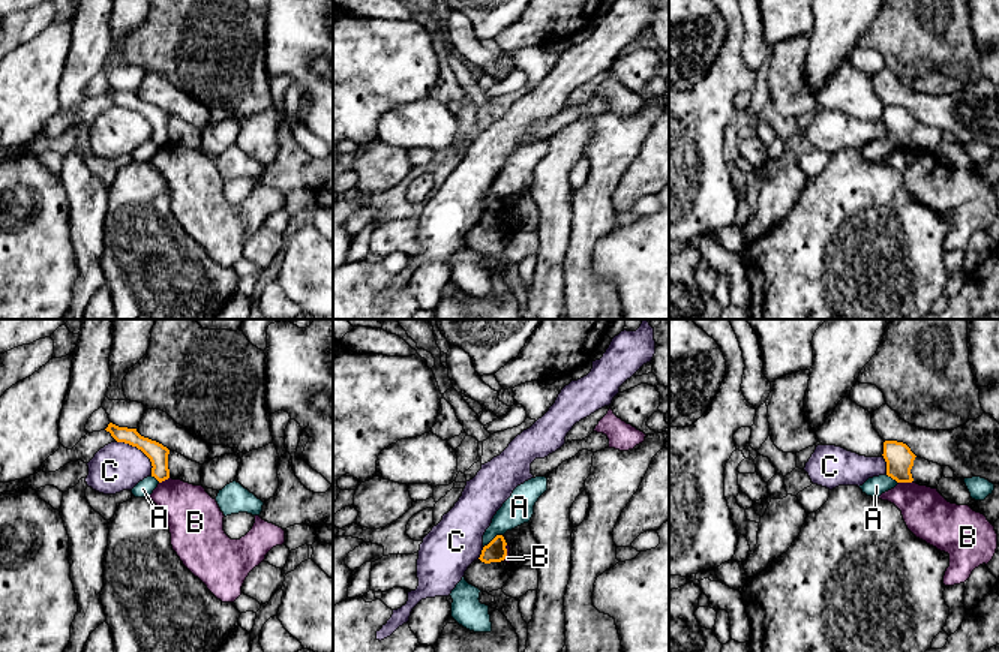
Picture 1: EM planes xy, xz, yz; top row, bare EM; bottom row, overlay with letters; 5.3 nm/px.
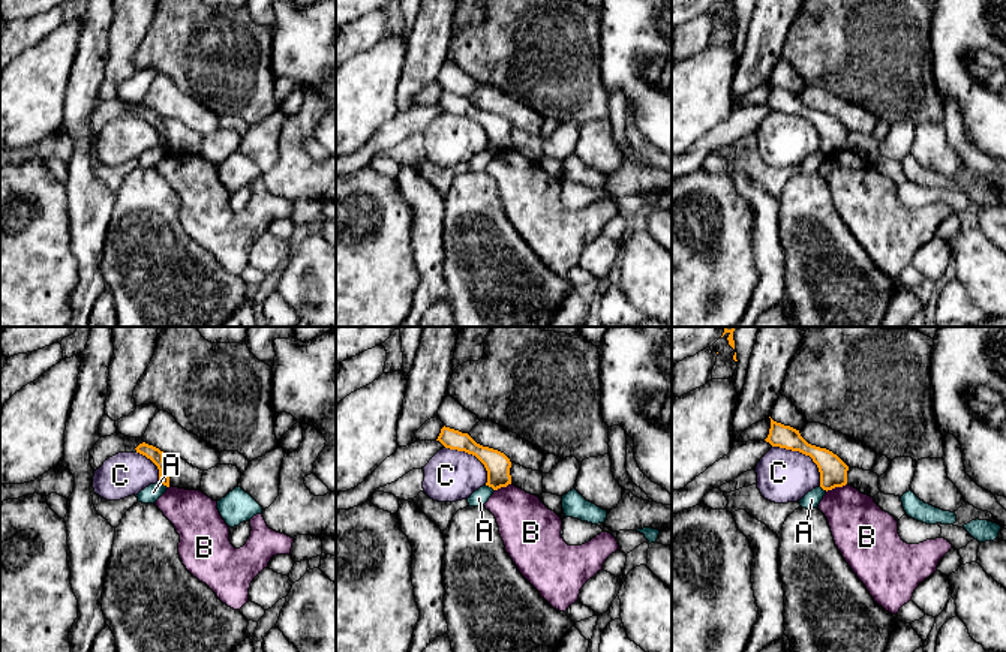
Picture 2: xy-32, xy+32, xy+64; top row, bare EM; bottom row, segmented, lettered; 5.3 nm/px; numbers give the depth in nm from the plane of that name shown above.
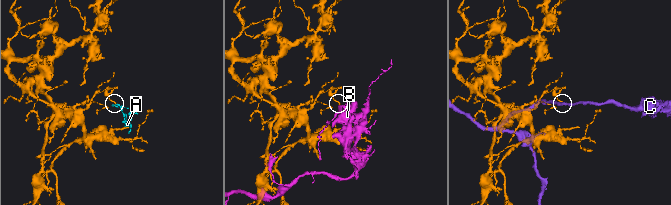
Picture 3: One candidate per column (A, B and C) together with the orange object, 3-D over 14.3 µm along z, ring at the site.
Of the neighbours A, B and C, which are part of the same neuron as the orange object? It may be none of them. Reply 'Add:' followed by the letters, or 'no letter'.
Add: no letter

